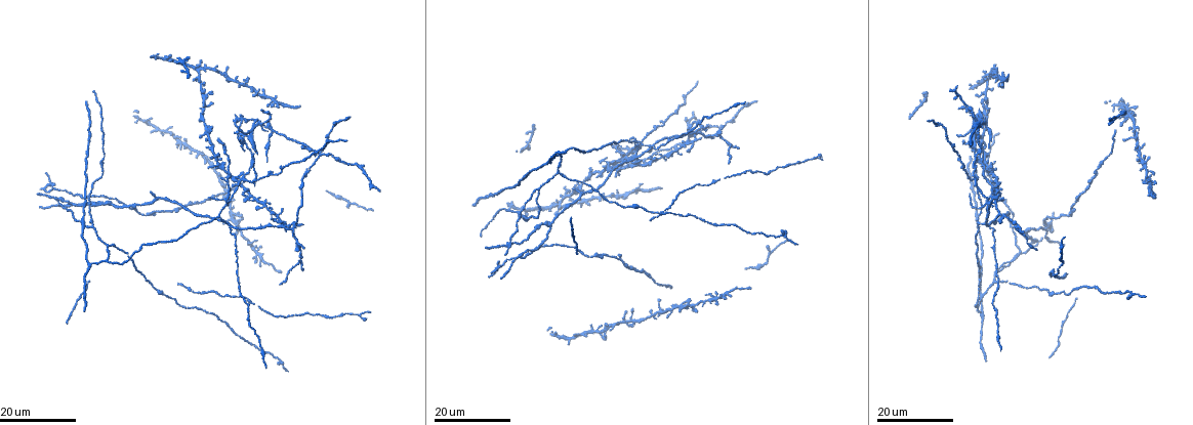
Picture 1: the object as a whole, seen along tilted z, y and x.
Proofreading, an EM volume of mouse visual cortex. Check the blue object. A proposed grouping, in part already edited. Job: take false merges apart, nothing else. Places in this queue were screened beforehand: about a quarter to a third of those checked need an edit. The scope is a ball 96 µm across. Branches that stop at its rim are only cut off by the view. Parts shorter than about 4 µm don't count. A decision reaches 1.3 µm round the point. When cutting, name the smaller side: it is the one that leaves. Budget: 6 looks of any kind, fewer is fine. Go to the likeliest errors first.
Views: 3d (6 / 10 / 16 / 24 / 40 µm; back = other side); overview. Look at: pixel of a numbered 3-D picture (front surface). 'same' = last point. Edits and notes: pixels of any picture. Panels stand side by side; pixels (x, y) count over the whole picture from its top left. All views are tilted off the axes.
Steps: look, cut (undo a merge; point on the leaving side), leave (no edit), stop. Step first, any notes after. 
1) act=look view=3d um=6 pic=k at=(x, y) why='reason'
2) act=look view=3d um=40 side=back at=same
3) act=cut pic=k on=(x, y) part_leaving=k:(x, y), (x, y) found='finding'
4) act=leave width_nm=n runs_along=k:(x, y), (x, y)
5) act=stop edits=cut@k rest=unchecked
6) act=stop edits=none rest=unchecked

act=look view=3d um=16 pic=1 at=(639, 149) why='four arms meet'

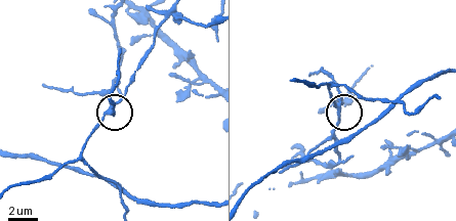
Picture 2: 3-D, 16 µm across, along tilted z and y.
act=look view=3d um=10 pic=2 at=(340, 109) why='zoom in'

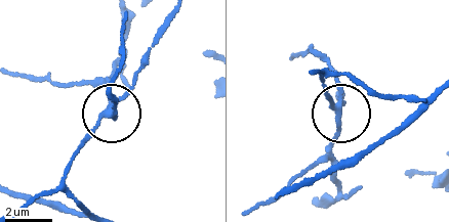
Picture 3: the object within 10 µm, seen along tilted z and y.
act=cut pic=3 on=(333, 137) side_arm_um=23 part_leaving=3:(339, 108), (331, 145), (334, 195), (320, 203) found='two cells meet here'

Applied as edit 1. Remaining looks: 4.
act=look view=overview

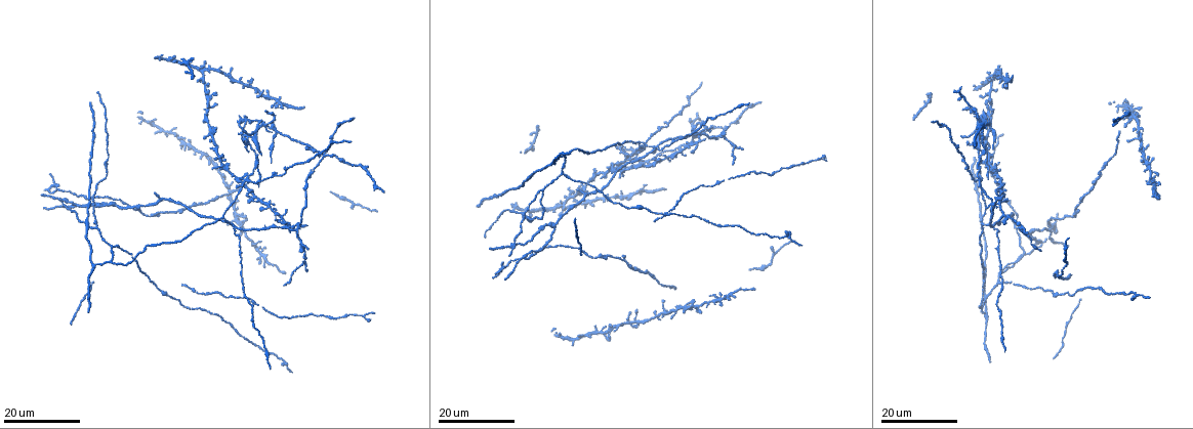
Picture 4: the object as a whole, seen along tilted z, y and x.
act=look view=3d um=16 pic=4 at=(564, 173)

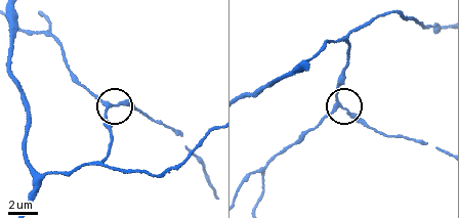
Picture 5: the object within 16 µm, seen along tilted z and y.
act=look view=3d um=10 pic=5 at=(336, 106)

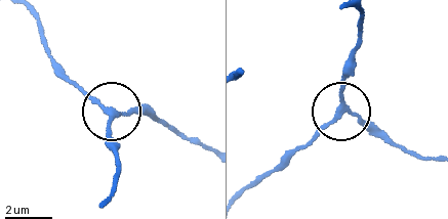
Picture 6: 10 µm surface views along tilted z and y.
act=leave width_nm=190 runs_along=6:(110, 202), (116, 164), (111, 114), (54, 75) found='continuous, no second cell'

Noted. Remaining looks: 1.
act=stop edits=cut@3 rest=unchecked

